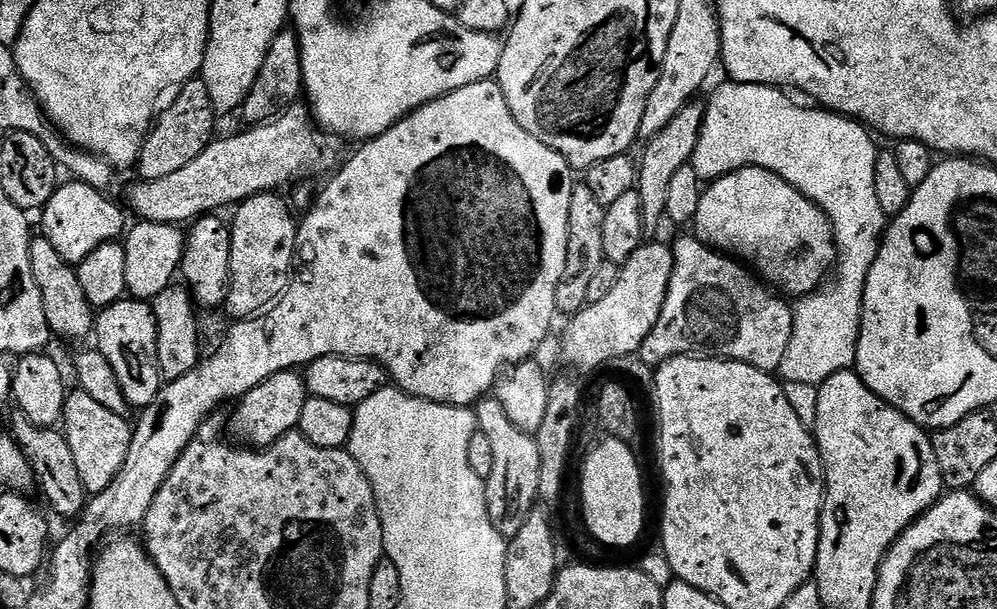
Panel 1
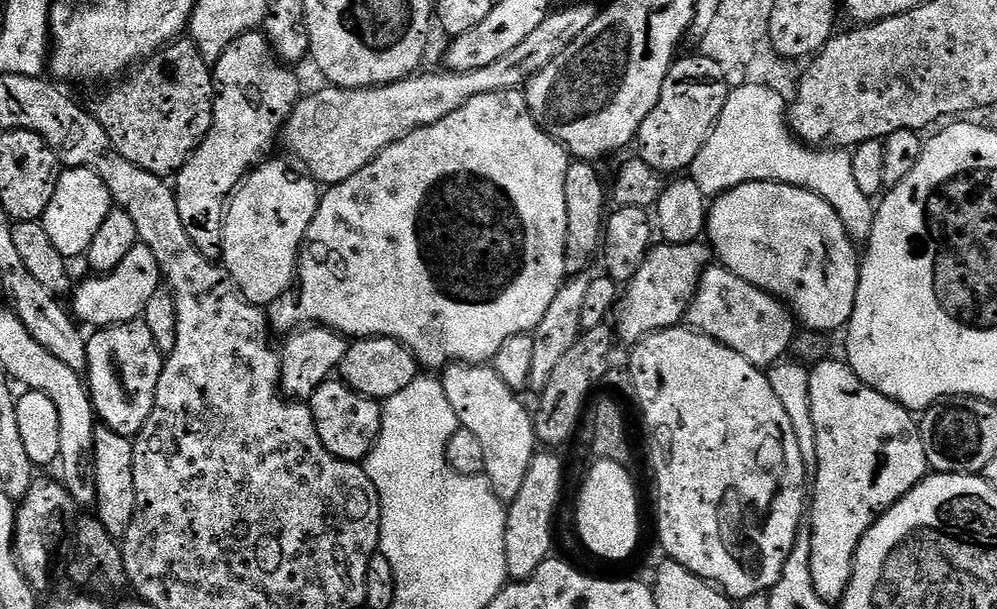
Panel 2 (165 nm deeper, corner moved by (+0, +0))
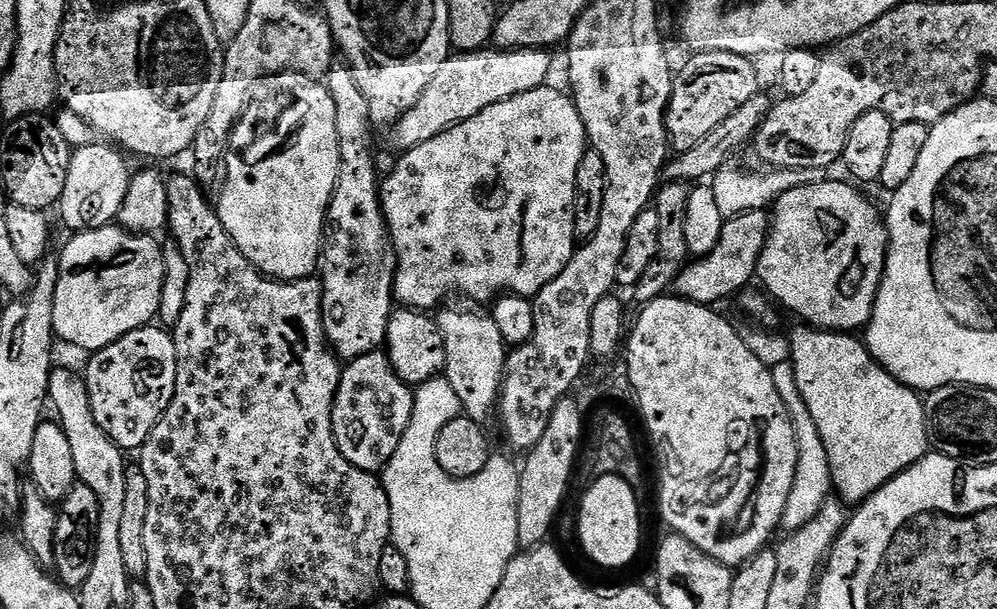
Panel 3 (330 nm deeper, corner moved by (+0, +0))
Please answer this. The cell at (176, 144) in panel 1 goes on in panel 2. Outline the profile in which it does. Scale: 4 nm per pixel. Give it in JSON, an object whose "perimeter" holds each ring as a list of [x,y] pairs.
{"perimeter":[[[180,38],[161,48],[160,51],[154,53],[152,56],[149,56],[147,60],[143,61],[135,71],[125,75],[123,79],[113,83],[109,88],[112,89],[110,89],[96,105],[91,105],[90,111],[92,115],[96,117],[96,120],[102,126],[102,130],[106,130],[110,142],[114,142],[114,150],[118,150],[118,154],[122,154],[122,158],[128,159],[129,162],[134,162],[134,166],[142,166],[142,170],[150,170],[150,174],[154,174],[155,176],[168,178],[179,172],[180,167],[191,158],[194,149],[204,141],[206,134],[212,125],[212,68],[204,61],[200,51],[198,51],[191,39]]]}

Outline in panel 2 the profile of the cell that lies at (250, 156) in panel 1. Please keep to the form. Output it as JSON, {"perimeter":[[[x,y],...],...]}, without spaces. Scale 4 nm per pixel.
{"perimeter":[[[576,4],[573,8],[564,8],[561,12],[549,11],[548,17],[522,42],[522,46],[514,46],[506,58],[498,58],[498,62],[490,62],[490,66],[482,66],[482,70],[469,72],[421,71],[415,76],[408,76],[393,84],[384,84],[380,88],[338,88],[324,86],[321,92],[301,95],[296,109],[284,123],[282,141],[290,151],[305,164],[307,175],[320,186],[340,184],[346,178],[358,174],[362,166],[366,166],[386,146],[406,138],[415,128],[430,126],[446,114],[454,114],[472,98],[491,92],[511,92],[523,89],[530,77],[538,74],[590,22],[594,22],[598,11],[597,5]]]}

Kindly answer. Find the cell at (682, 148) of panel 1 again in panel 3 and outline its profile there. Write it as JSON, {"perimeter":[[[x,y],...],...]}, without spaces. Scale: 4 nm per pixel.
{"perimeter":[[[696,64],[693,68],[684,68],[678,71],[672,78],[672,93],[668,98],[668,108],[664,111],[664,131],[666,133],[667,143],[670,145],[673,153],[679,154],[690,150],[690,146],[698,146],[714,126],[722,126],[734,110],[738,110],[748,101],[750,89],[748,89],[748,80],[740,72],[735,72],[732,68],[715,68],[712,64]]]}

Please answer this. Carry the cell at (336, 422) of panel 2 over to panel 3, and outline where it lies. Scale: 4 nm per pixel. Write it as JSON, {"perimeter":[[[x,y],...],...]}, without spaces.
{"perimeter":[[[369,354],[351,361],[341,371],[340,385],[336,388],[336,396],[332,399],[332,413],[330,415],[330,433],[336,443],[336,452],[352,468],[360,472],[379,473],[387,464],[398,446],[404,427],[408,424],[411,409],[407,403],[400,404],[394,389],[388,385],[390,381],[390,369],[383,359],[376,354]]]}

